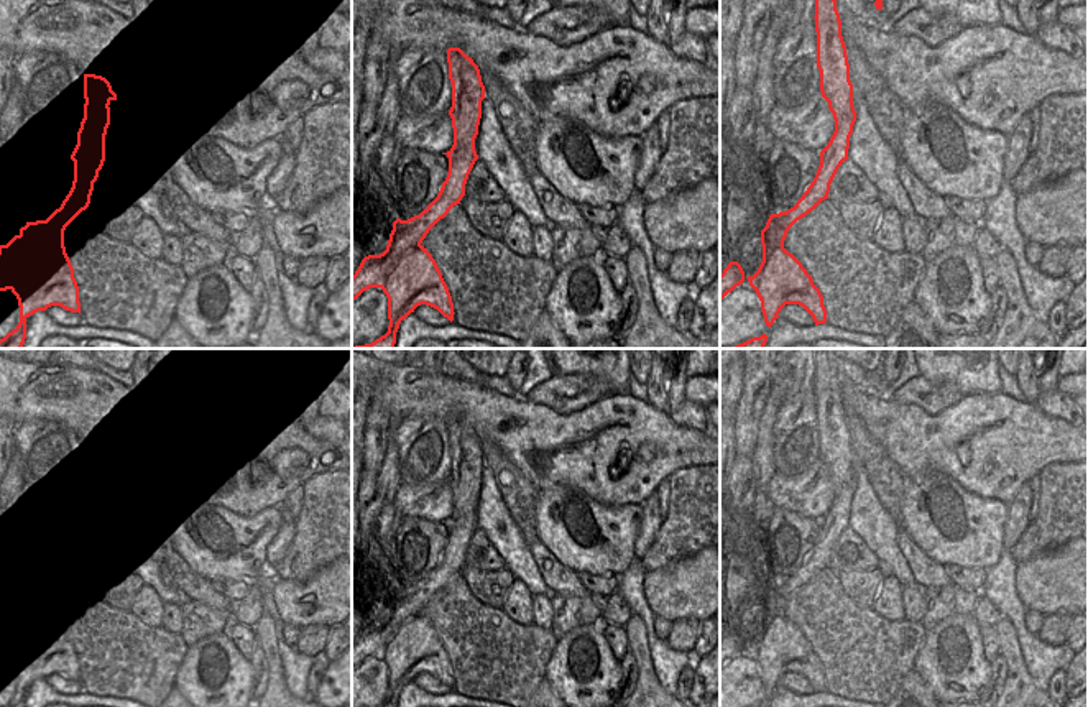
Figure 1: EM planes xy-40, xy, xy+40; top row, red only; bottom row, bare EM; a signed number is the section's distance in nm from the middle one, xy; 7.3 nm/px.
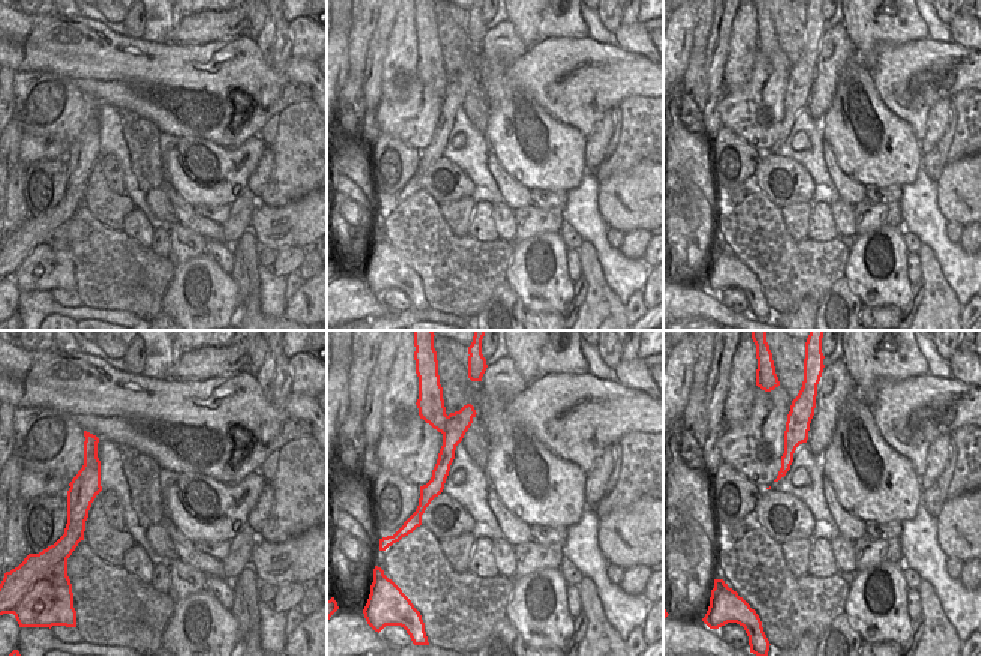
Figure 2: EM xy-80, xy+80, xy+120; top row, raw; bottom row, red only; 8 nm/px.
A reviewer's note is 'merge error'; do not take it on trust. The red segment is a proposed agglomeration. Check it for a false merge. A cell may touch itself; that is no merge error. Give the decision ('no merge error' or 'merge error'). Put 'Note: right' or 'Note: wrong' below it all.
merge error
Note: right

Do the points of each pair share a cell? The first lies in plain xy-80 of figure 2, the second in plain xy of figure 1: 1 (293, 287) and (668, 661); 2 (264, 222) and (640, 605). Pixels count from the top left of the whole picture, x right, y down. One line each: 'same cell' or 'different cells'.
1: different cells
2: different cells

